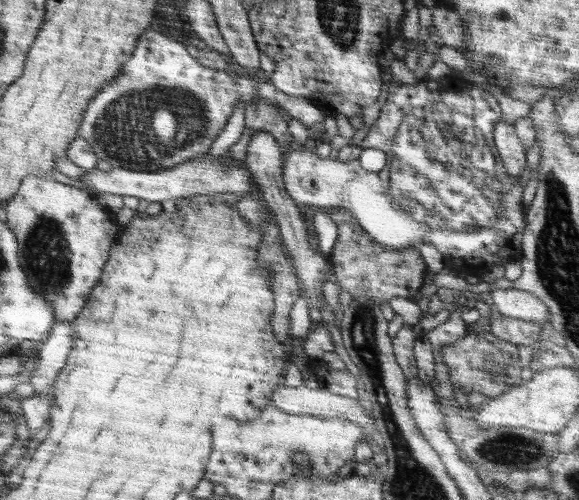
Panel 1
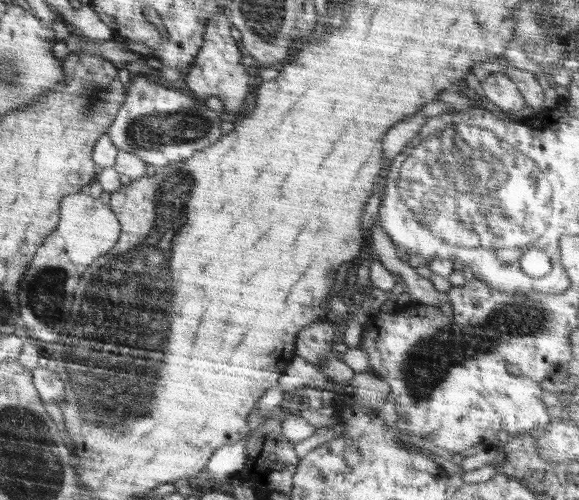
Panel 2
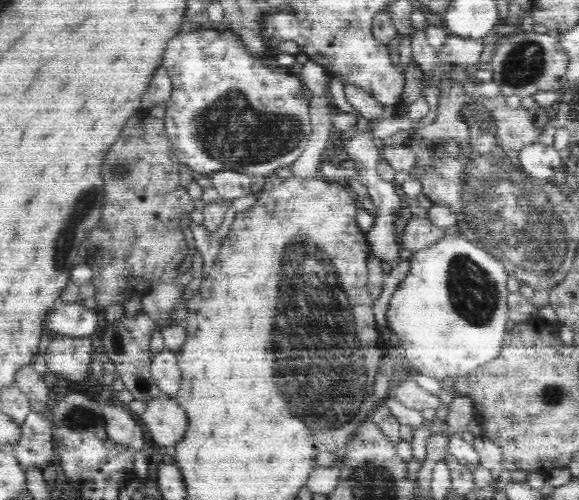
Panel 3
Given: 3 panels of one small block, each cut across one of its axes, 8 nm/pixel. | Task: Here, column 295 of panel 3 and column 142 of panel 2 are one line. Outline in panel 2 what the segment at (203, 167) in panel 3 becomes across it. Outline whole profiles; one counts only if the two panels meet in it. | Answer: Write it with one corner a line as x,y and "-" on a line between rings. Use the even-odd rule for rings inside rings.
134,71
129,88
129,92
126,92
126,101
122,104
108,133
110,141
119,151
132,152
146,165
166,169
175,163
187,162
198,150
210,147
218,140
222,140
220,114
210,110
205,101
194,97
181,85
166,86

